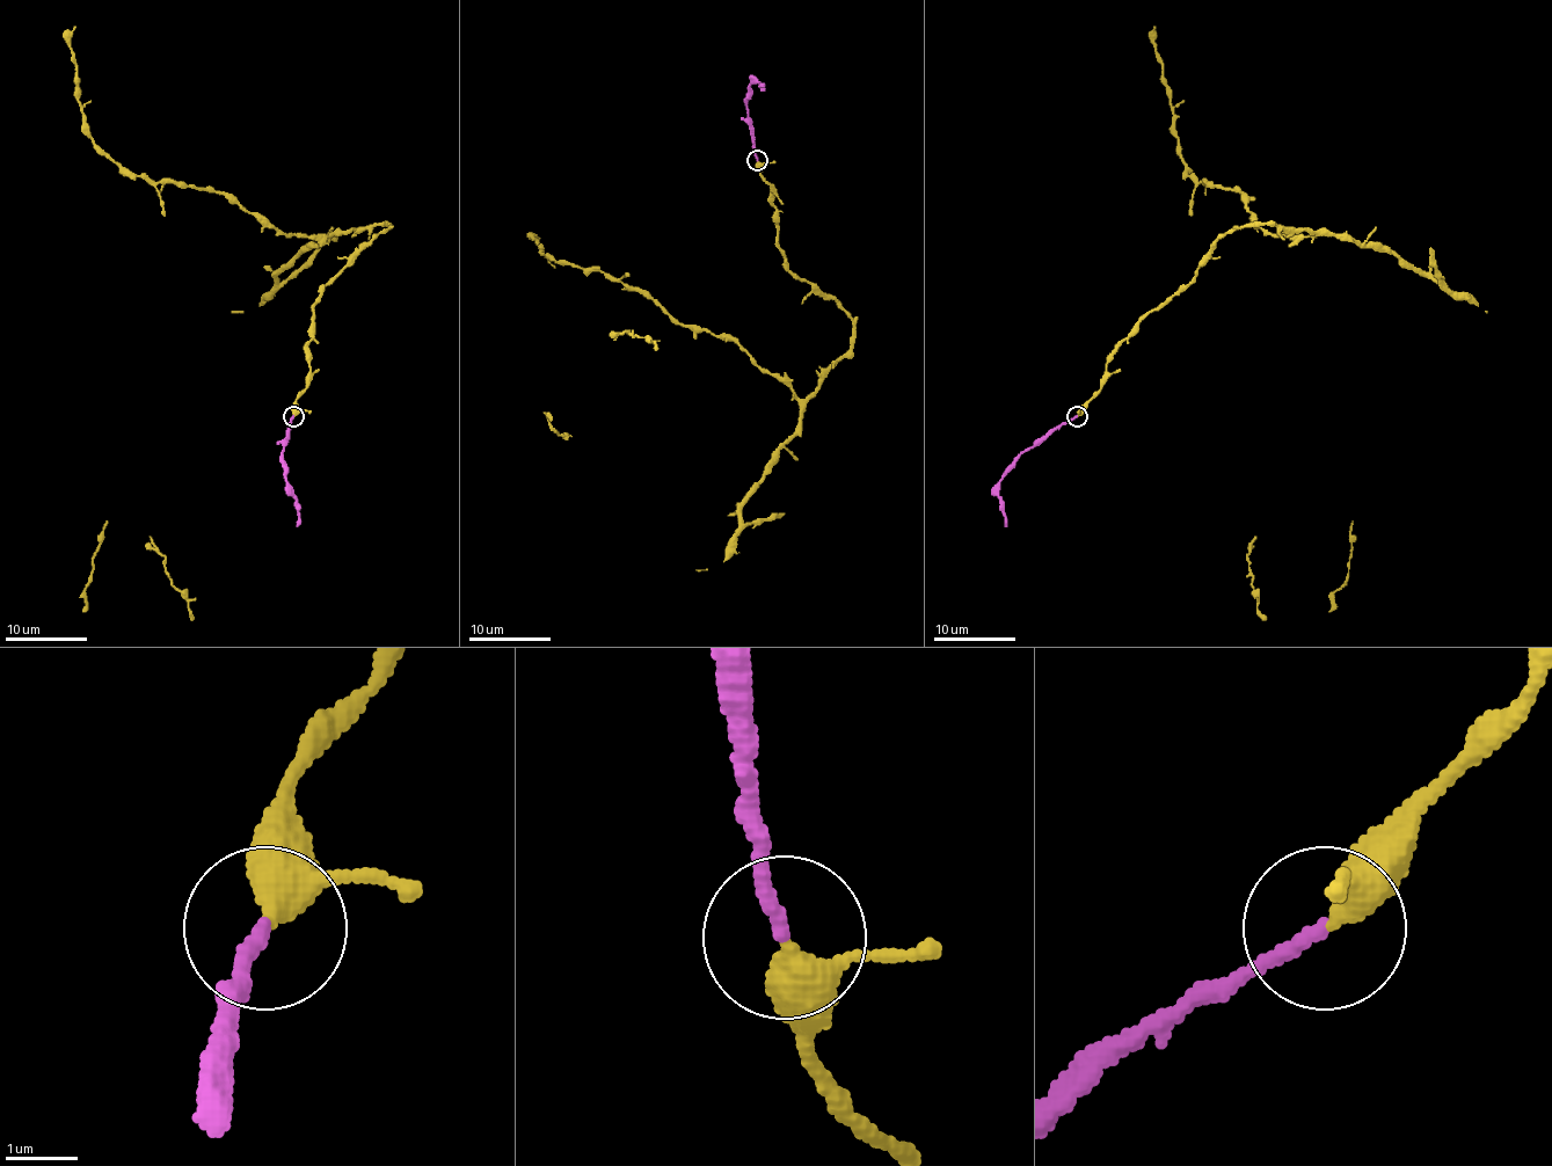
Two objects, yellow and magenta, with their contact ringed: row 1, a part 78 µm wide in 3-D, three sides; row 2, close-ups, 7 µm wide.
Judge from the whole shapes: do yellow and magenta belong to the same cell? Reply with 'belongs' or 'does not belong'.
belongs

